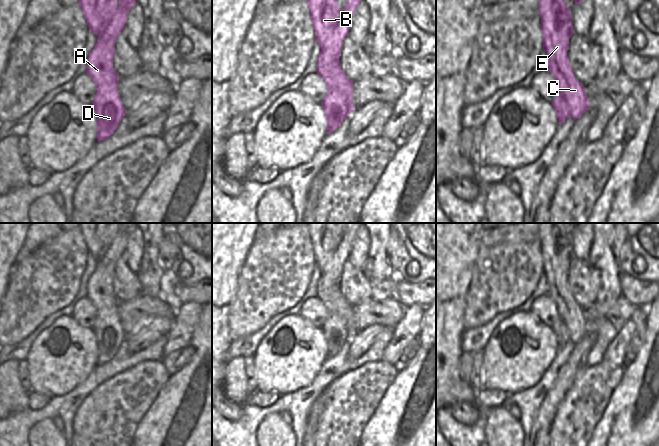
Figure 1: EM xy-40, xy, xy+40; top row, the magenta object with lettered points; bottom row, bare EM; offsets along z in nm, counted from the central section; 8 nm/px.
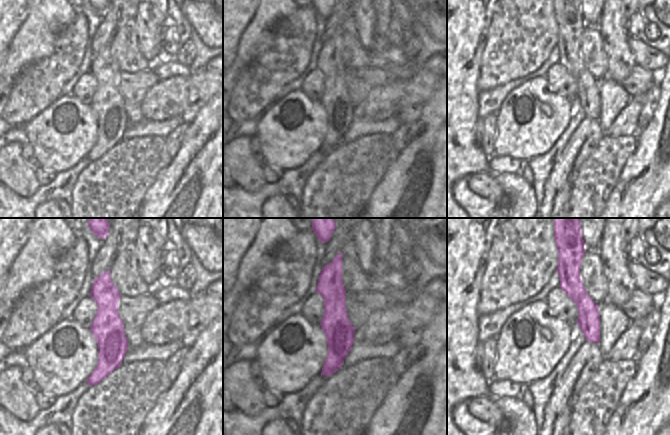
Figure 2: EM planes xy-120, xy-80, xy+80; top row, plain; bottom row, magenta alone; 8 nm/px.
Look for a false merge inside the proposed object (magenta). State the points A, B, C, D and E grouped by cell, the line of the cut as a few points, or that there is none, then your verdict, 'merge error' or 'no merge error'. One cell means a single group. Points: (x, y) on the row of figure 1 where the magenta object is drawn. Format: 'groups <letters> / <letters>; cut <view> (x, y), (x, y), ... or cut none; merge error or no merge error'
groups A D / B C E; cut xy (339, 55), (331, 94), (344, 95), (349, 113); merge error

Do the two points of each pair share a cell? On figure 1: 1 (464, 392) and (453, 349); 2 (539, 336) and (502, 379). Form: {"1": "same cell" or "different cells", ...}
{"1": "same cell", "2": "same cell"}

